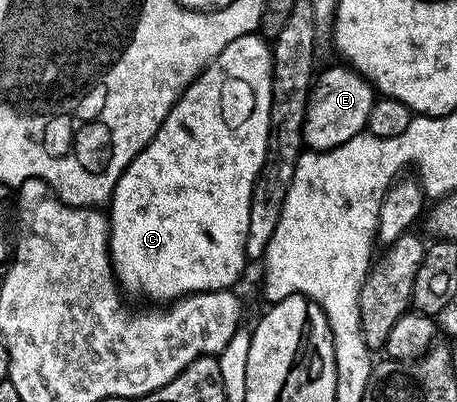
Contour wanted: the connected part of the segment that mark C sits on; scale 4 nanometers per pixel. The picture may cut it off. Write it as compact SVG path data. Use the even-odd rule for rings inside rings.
M260 33L244 34L239 40L231 40L223 52L212 62L185 91L182 92L171 112L163 120L159 132L131 160L131 164L119 176L113 189L113 196L107 203L109 220L109 262L113 265L113 274L117 284L126 295L138 294L141 298L150 298L153 304L172 304L187 294L202 294L204 290L228 290L236 287L237 277L245 270L247 259L247 220L251 208L251 192L257 179L259 168L267 152L269 135L269 117L271 116L271 84L273 83L273 52L270 43Z

